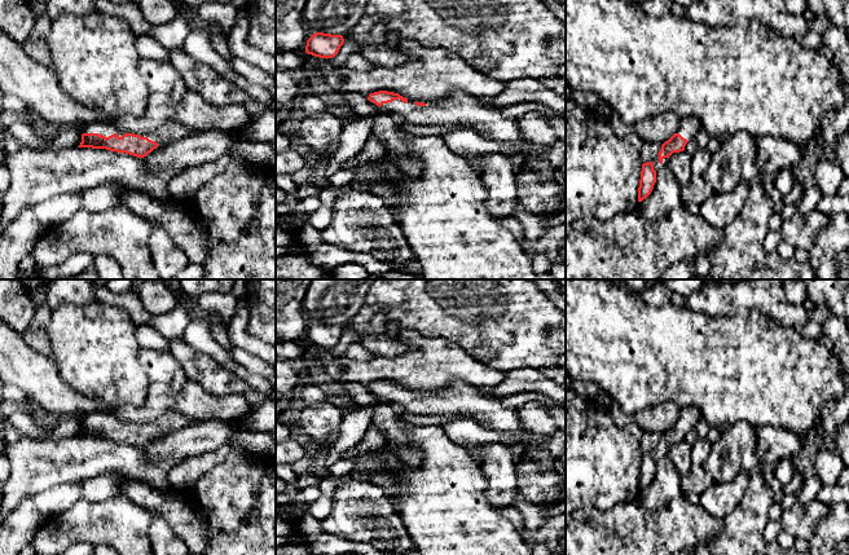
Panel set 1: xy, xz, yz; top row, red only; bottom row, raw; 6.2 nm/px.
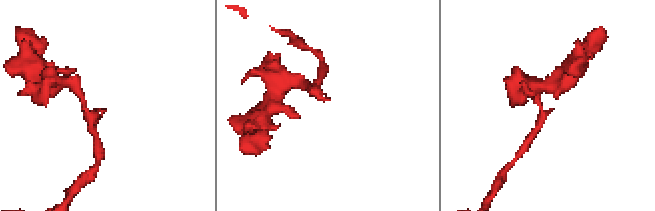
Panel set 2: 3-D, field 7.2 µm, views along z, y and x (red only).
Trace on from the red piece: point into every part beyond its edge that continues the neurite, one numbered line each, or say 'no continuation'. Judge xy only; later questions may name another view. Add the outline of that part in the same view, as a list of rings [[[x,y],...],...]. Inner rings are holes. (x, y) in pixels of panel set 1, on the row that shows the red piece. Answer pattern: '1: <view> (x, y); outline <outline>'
1: xy (106, 128); outline [[[104,122],[104,123],[92,123],[87,127],[80,128],[83,133],[98,133],[105,137],[109,137],[114,133],[116,133],[119,137],[124,135],[123,131],[120,131],[114,123],[111,122]]]

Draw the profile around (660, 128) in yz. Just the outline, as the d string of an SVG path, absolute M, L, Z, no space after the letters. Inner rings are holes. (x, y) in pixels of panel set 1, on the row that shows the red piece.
M667 111L654 118L639 120L634 124L634 133L643 142L664 144L678 129L681 118L674 113Z

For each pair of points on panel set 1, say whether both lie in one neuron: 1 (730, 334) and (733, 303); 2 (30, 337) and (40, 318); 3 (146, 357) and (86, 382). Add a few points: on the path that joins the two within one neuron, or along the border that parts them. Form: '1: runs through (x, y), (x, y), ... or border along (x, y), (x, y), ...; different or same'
1: border along (761, 312), (742, 309), (725, 316), (702, 315); different
2: runs through (34, 333), (39, 322); same
3: border along (140, 349), (139, 365), (152, 382); different

